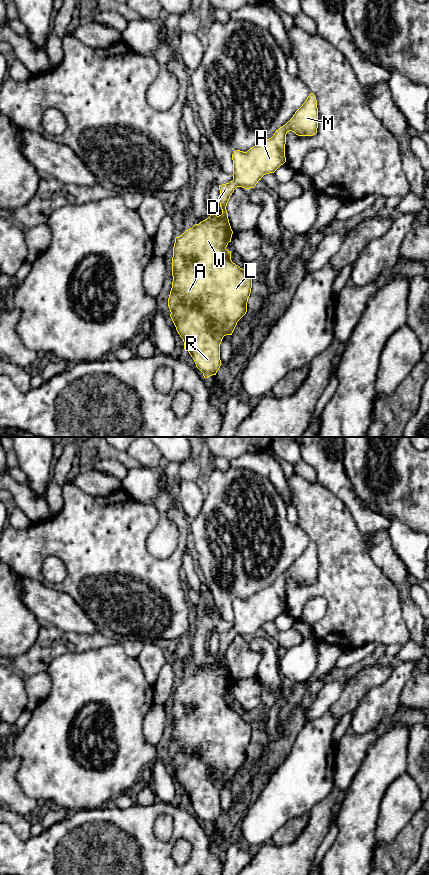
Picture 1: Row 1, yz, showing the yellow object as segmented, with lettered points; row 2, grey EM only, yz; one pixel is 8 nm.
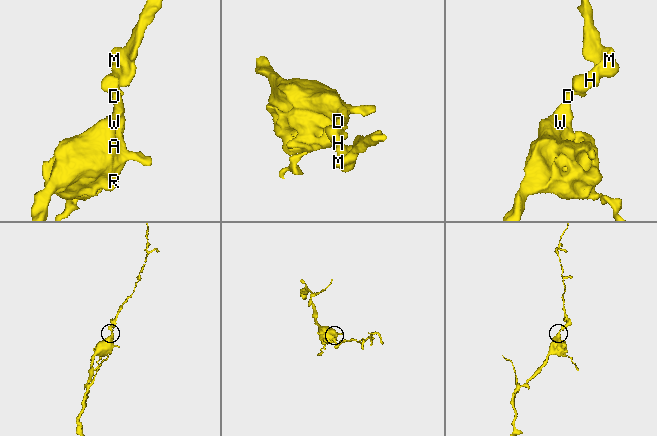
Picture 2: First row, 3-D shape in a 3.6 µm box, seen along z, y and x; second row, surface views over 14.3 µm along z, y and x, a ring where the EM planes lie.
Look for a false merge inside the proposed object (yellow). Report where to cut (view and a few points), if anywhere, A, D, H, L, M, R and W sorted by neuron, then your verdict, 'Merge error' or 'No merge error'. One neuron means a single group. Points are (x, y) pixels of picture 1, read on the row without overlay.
No split. Groups: A D H L M R W. No merge error

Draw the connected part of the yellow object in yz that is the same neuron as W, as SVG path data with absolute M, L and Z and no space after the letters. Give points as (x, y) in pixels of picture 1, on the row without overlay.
M310 541L293 565L276 578L271 586L253 594L247 600L234 599L233 628L219 633L222 662L217 664L210 659L211 662L207 667L175 686L172 705L173 729L168 746L170 765L183 787L184 797L189 800L205 827L216 823L219 818L222 812L220 808L222 787L226 783L232 783L237 770L246 762L252 736L249 720L233 711L231 699L226 697L233 682L226 658L230 644L237 635L254 636L264 623L274 621L286 610L285 592L286 582L289 579L298 584L313 584L317 581L317 576L317 548L315 543Z

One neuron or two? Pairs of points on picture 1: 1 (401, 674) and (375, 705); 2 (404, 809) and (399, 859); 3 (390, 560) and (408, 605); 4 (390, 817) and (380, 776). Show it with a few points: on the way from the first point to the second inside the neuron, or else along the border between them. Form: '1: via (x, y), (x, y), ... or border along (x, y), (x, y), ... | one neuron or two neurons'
1: via (397, 682), (383, 697) | one neuron
2: border along (417, 810), (408, 823), (386, 845) | two neurons
3: via (396, 571), (403, 584), (405, 594) | one neuron
4: border along (399, 776), (388, 786), (377, 817) | two neurons

